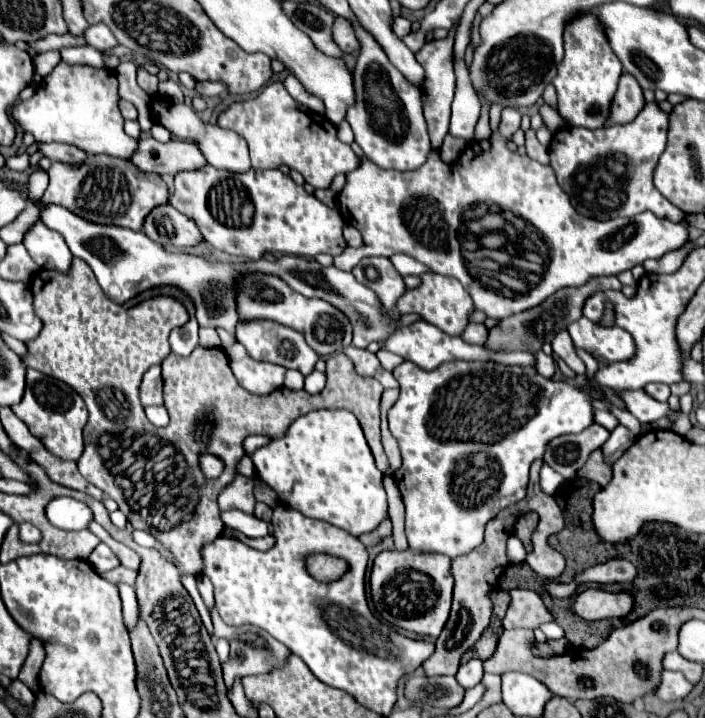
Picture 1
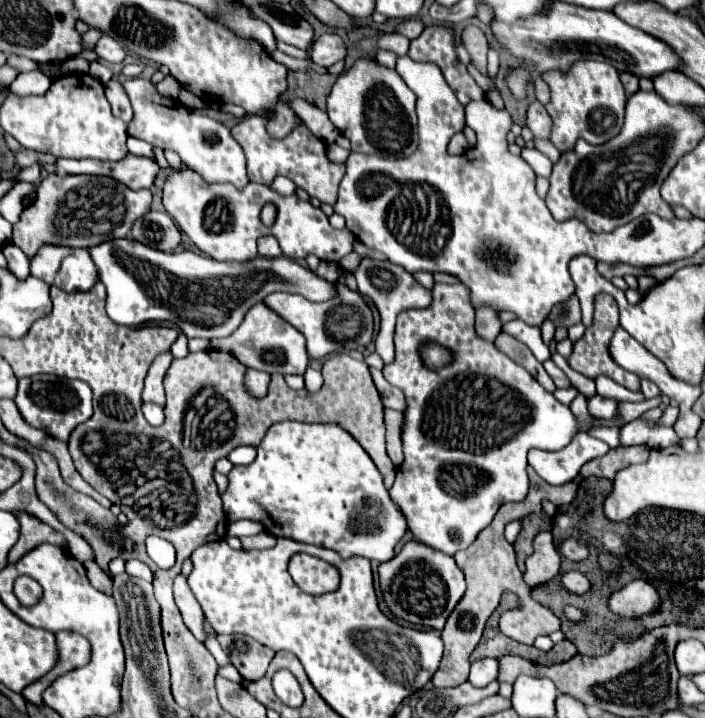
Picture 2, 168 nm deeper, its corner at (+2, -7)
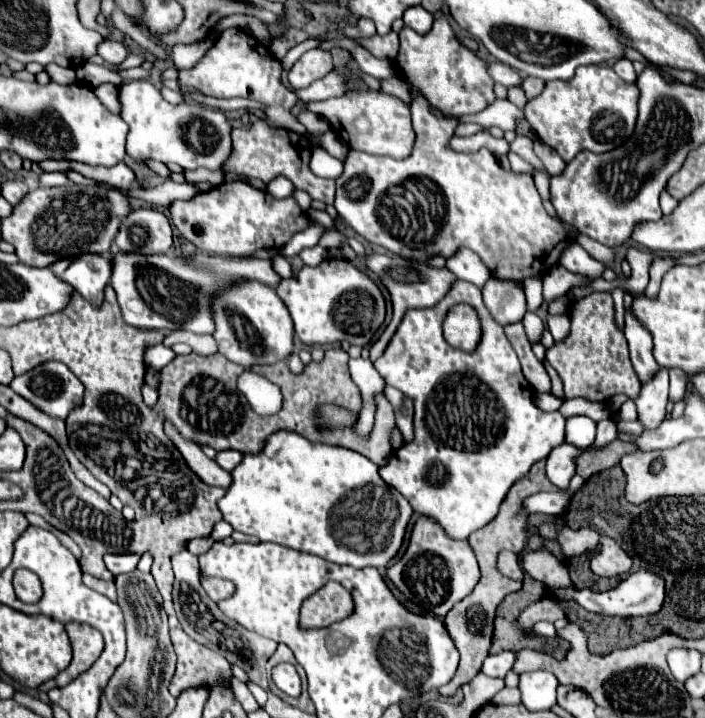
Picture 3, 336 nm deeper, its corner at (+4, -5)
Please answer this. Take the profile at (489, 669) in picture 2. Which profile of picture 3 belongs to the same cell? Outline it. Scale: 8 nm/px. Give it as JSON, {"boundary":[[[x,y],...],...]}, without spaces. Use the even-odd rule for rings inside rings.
{"boundary":[[[503,651],[499,655],[489,655],[481,667],[481,671],[489,677],[505,677],[515,661],[515,653],[513,651]]]}

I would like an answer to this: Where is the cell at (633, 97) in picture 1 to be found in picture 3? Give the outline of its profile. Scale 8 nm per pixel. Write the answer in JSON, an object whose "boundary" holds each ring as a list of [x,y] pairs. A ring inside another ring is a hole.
{"boundary":[[[629,59],[615,61],[615,63],[613,63],[613,71],[615,71],[623,81],[627,81],[627,83],[635,83],[635,79],[637,79],[637,73],[635,73],[633,63],[631,63]]]}

